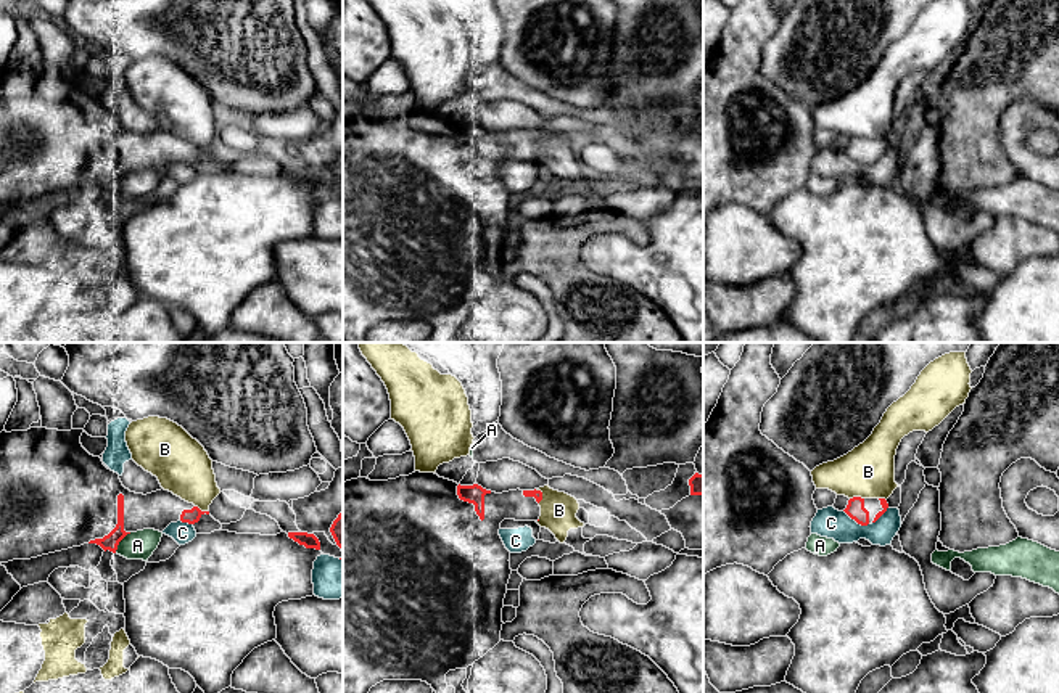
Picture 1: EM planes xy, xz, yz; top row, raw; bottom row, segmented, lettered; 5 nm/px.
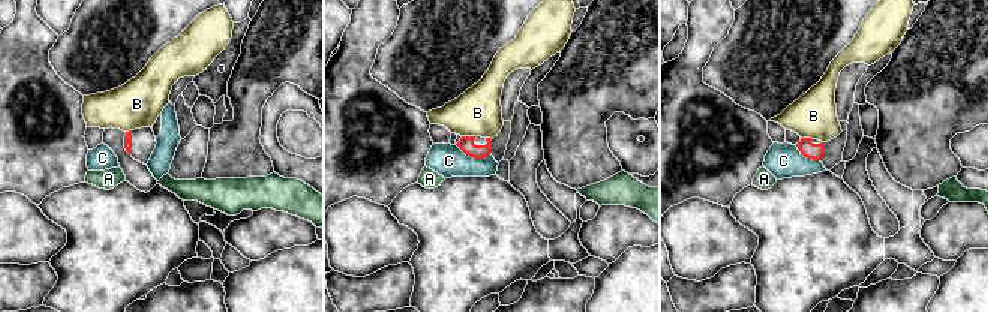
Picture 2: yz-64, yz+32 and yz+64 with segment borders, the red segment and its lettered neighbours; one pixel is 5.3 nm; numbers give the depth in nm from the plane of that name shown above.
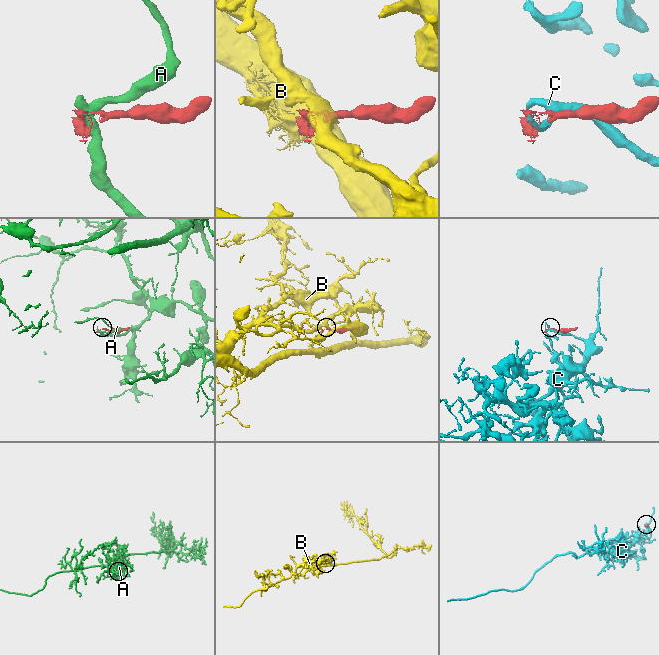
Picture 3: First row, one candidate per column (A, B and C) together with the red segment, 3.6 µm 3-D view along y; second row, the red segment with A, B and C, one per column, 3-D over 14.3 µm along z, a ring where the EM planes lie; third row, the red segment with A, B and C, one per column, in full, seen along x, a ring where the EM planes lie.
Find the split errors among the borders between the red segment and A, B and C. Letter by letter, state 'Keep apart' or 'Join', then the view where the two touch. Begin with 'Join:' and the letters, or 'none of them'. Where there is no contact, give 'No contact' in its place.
Join: none of them
A: Keep apart. Touches red in xy
B: Keep apart. Touches red in xz
C: Keep apart. Touches red in yz

